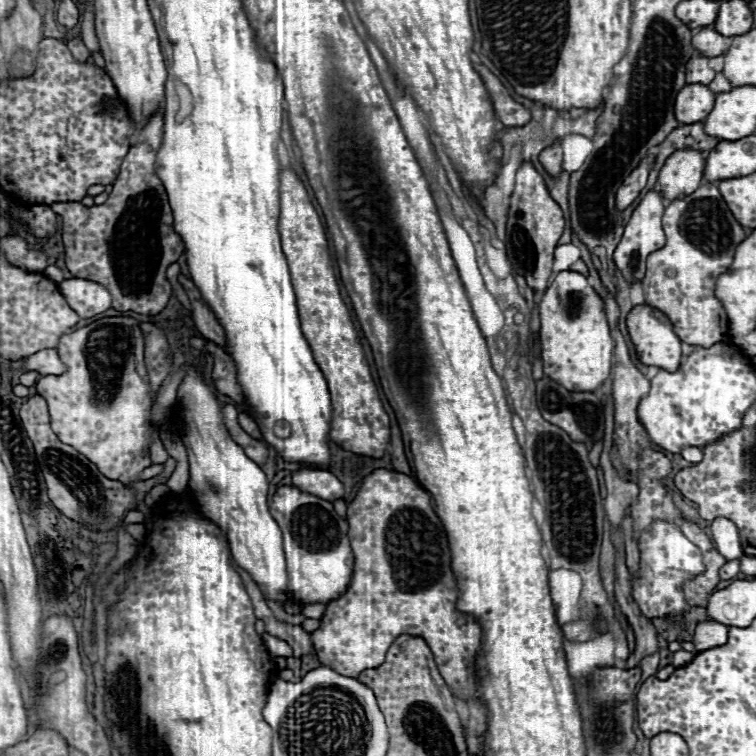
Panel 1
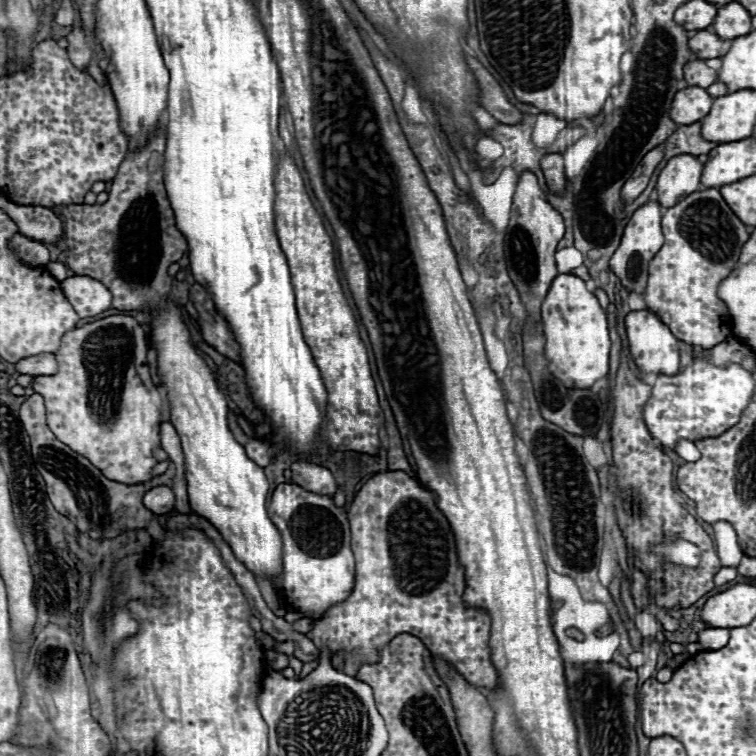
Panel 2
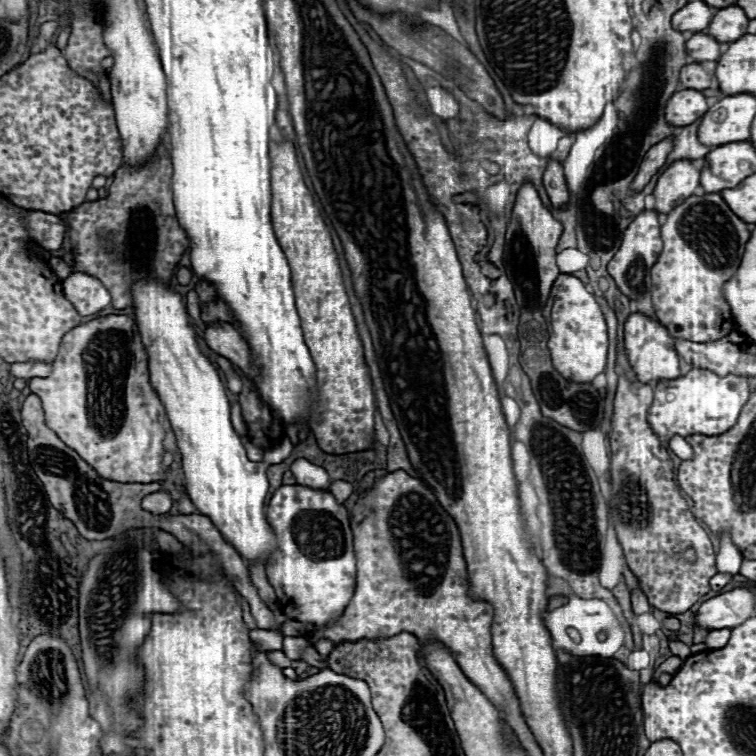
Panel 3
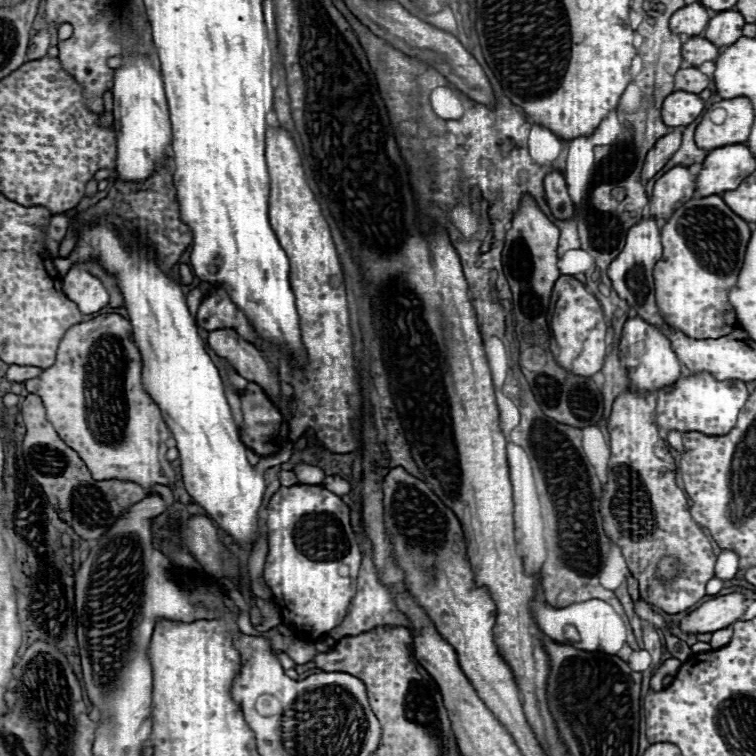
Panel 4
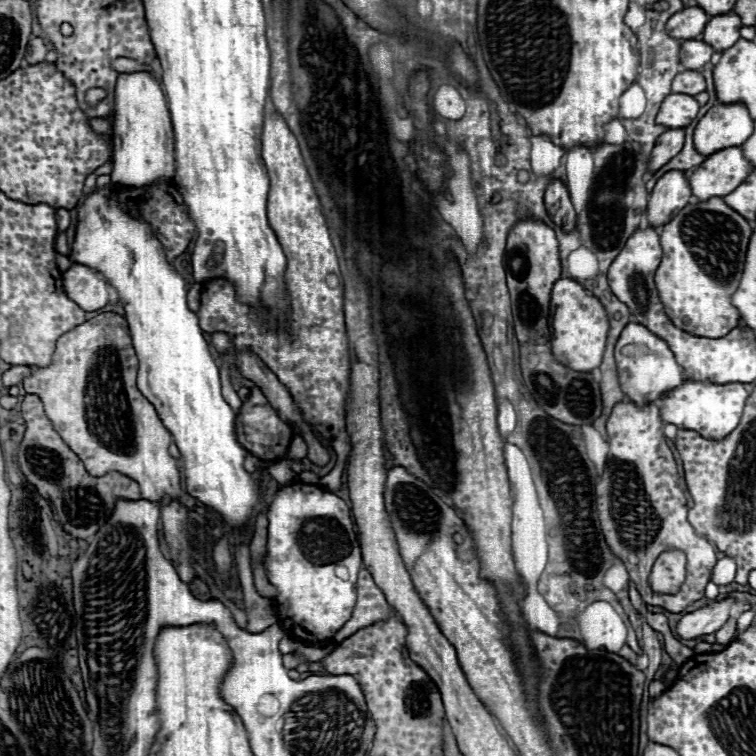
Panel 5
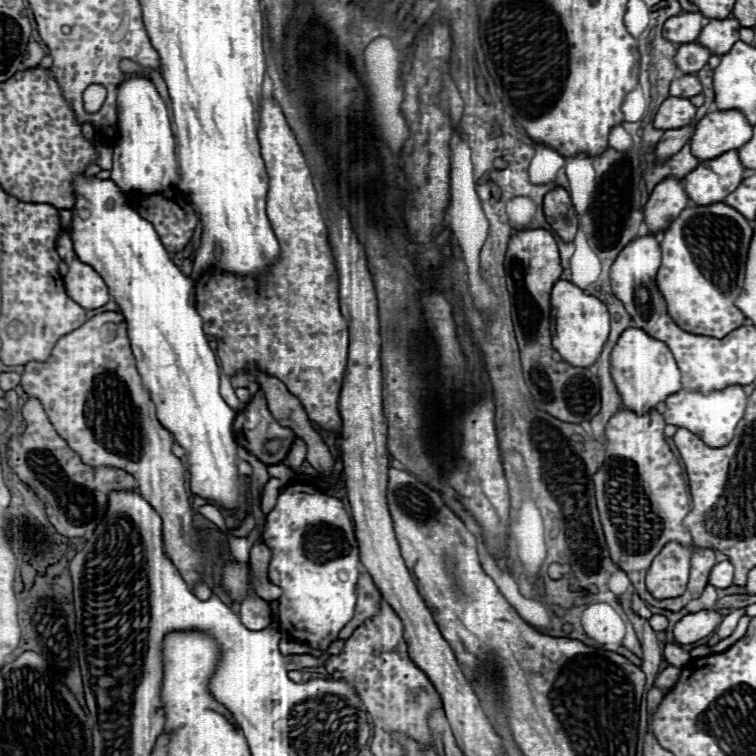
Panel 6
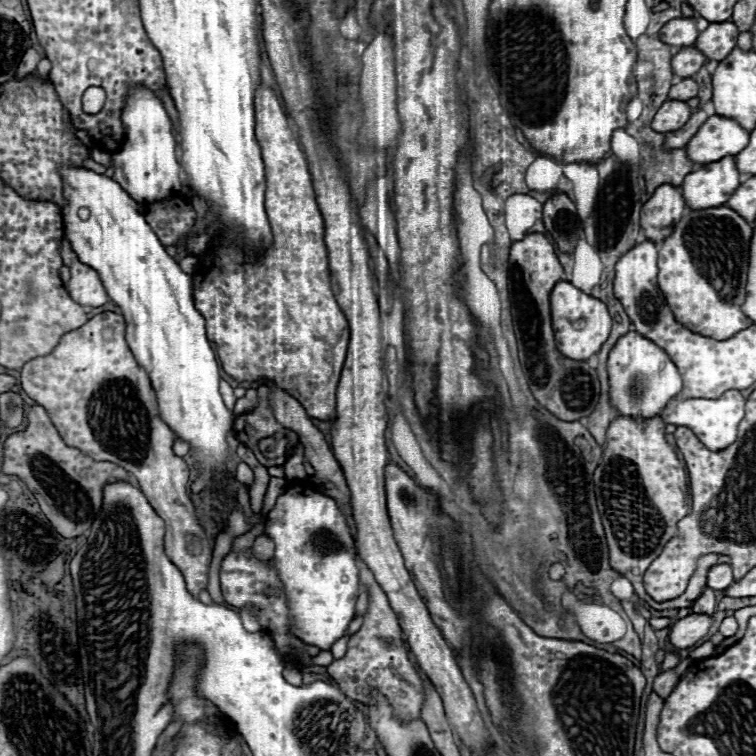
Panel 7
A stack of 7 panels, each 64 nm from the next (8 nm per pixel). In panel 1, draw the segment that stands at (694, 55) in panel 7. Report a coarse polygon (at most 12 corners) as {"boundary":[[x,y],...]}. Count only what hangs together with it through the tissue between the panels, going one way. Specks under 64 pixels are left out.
{"boundary":[[706,26],[692,38],[702,56],[726,52],[728,38]]}

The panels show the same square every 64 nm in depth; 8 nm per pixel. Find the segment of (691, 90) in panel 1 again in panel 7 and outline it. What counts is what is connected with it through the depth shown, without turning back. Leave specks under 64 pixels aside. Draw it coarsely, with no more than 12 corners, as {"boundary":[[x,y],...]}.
{"boundary":[[666,100],[652,120],[662,134],[680,130],[692,116],[688,102]]}

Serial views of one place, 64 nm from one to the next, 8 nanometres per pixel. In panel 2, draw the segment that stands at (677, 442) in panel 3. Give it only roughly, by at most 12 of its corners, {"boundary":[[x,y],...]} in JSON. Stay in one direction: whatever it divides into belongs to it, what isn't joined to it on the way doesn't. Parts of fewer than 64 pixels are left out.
{"boundary":[[680,440],[676,452],[686,462],[696,462],[700,450],[690,440]]}

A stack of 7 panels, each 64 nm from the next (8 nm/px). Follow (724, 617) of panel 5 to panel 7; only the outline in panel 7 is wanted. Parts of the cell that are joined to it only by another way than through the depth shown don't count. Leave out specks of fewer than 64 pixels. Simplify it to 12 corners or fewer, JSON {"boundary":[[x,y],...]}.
{"boundary":[[690,614],[670,630],[674,650],[694,646],[708,634],[712,616]]}

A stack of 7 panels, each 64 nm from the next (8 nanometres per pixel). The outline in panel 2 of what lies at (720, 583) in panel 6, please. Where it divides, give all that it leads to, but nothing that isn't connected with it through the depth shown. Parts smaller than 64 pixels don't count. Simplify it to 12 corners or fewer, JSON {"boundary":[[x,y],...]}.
{"boundary":[[716,522],[716,550],[722,566],[738,566],[744,552],[736,530]]}

